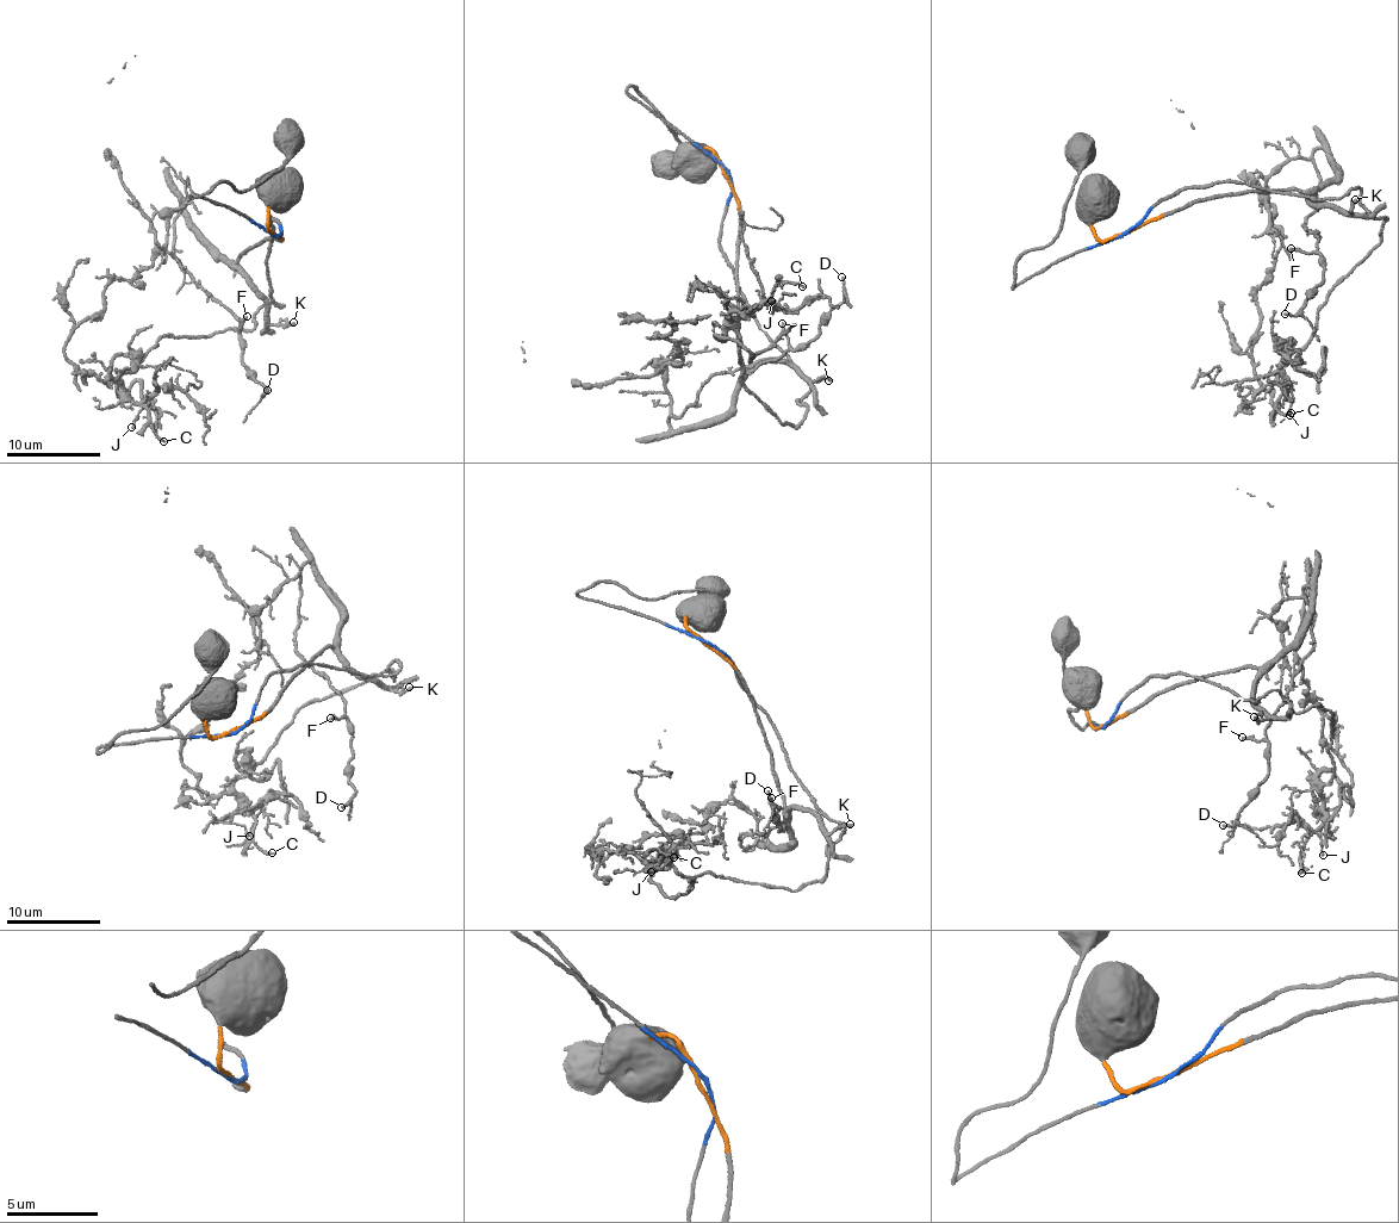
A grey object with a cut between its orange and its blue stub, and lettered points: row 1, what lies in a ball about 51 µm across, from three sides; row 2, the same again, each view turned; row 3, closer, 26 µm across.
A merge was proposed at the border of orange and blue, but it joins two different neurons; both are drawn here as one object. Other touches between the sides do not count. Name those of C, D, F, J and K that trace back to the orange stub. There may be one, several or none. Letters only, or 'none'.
D, F, K

